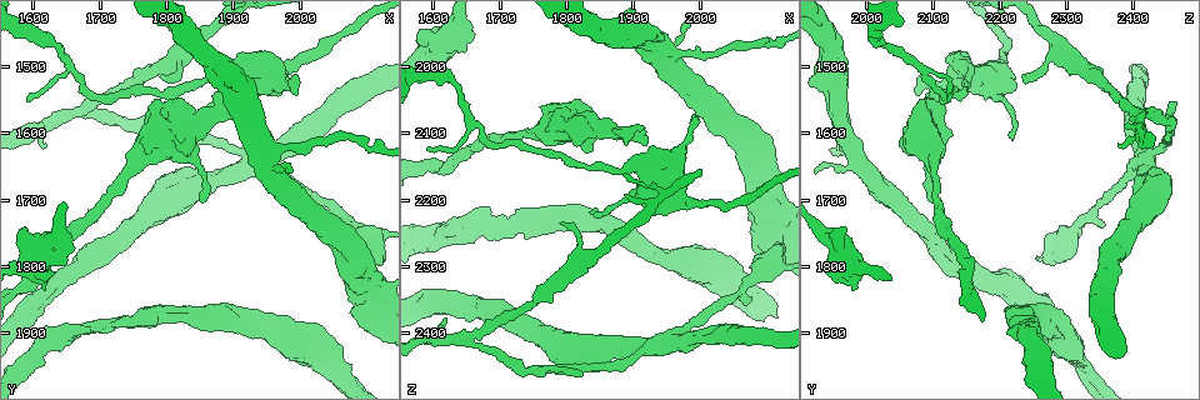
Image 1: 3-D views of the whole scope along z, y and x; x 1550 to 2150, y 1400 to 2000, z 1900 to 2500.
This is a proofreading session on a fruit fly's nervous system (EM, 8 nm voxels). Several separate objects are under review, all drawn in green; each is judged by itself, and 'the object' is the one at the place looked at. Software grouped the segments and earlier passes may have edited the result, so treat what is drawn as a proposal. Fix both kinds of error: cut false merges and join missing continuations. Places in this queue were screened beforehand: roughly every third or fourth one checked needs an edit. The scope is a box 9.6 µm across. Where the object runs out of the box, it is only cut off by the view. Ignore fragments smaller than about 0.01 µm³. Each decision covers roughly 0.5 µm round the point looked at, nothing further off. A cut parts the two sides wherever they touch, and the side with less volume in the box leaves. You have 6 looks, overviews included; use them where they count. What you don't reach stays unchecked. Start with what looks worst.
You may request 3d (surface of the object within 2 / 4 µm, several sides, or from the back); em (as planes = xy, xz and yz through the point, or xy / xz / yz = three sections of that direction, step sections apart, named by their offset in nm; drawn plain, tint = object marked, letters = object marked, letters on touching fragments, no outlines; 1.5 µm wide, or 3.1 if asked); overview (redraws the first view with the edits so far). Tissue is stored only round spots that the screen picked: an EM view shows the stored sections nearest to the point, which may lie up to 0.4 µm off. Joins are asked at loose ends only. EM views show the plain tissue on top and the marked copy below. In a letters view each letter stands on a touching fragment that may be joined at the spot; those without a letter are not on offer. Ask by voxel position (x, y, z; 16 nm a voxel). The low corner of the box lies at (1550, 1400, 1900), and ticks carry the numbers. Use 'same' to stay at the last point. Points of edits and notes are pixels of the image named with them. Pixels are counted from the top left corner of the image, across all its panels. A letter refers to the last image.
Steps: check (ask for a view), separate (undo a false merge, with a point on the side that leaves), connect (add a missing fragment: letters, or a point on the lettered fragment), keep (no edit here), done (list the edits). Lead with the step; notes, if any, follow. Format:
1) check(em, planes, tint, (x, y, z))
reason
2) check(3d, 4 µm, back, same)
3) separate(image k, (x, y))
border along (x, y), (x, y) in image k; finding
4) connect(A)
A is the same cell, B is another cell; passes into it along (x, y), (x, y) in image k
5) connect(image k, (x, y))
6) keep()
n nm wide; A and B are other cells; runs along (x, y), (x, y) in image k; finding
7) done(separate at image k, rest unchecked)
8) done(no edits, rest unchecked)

check(3d, 2 µm, (1920, 1640, 2425))
looks like a crossing

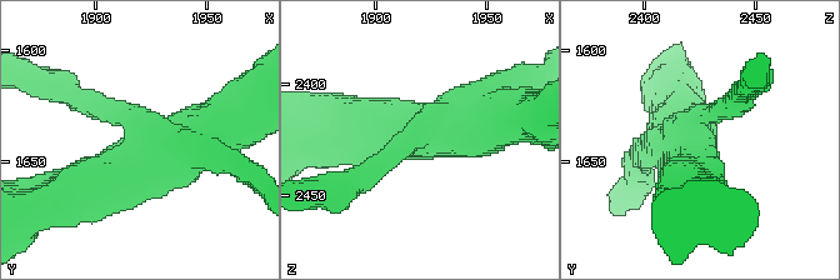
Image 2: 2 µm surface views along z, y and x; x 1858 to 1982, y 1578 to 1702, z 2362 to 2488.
check(em, xy, step 8, tint, (1921, 1644, 2424))
4 arms

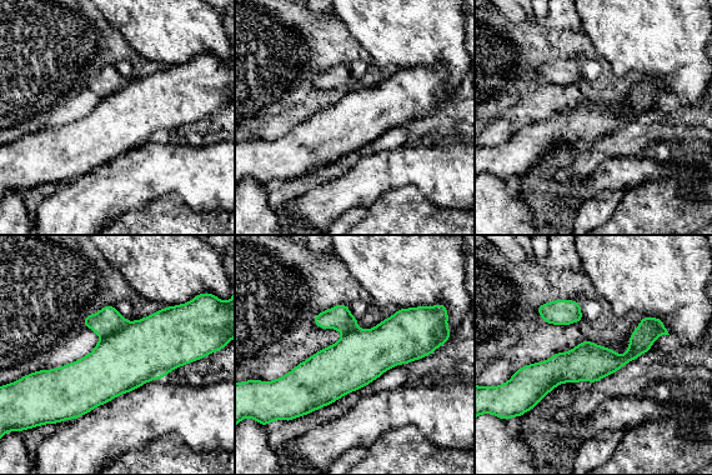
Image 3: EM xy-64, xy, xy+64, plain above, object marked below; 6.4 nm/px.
check(em, xy, step 8, letters, same)
what lies round it

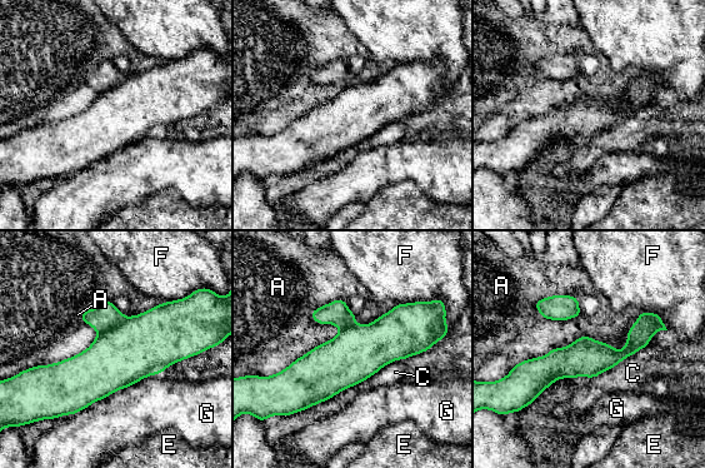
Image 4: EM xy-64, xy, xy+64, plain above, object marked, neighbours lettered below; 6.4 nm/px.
keep()
A, C, E, F and G are other cells; runs along (426, 339), (283, 376) in image 4; continuous, no second neuron

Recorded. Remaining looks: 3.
check(3d, 4 µm, (2000, 1535, 2070))
free end

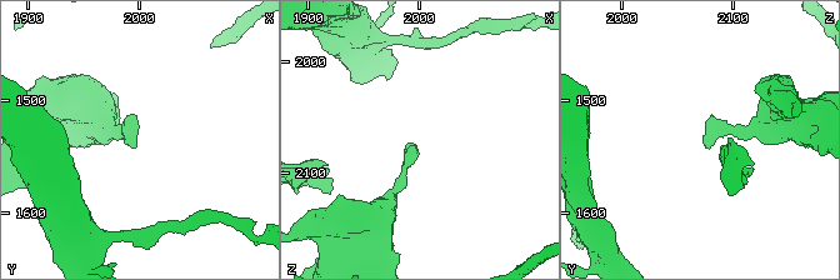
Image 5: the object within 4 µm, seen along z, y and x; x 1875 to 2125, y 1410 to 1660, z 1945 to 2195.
check(em, planes, tint, (1998, 1540, 2070))
shape alone is not enough

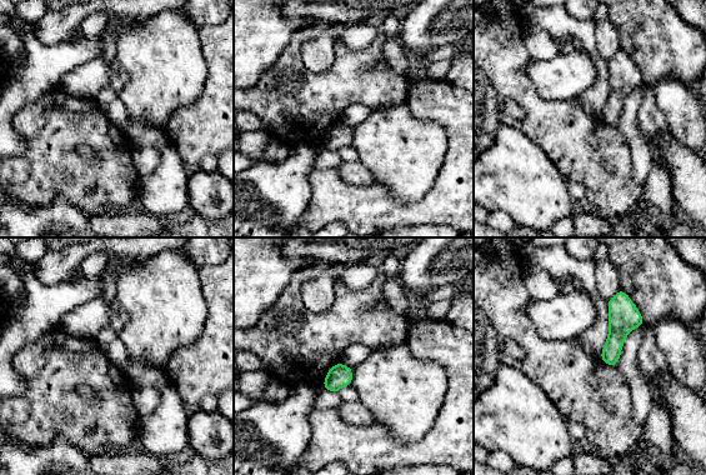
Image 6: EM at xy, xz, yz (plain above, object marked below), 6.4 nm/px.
check(em, planes, letters, same)

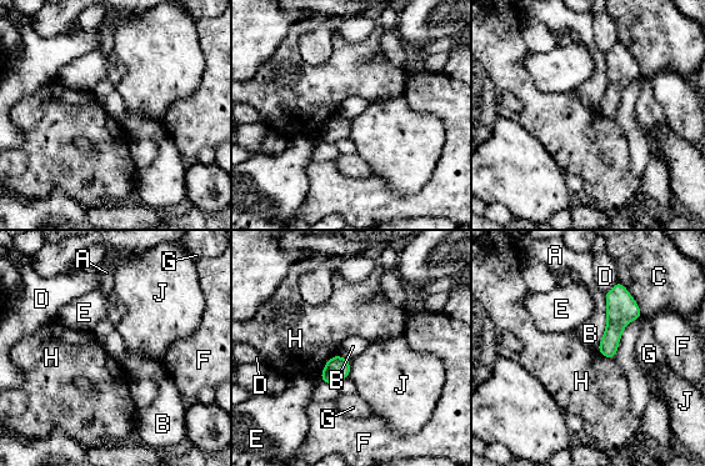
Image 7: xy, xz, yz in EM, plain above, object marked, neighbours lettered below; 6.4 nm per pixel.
keep()
C touches over 280 nm; A, B, C, D, E, F, G, H and J are other cells; no lettered fragment goes on from it

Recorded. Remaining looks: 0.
done(no edits, rest unchecked)

